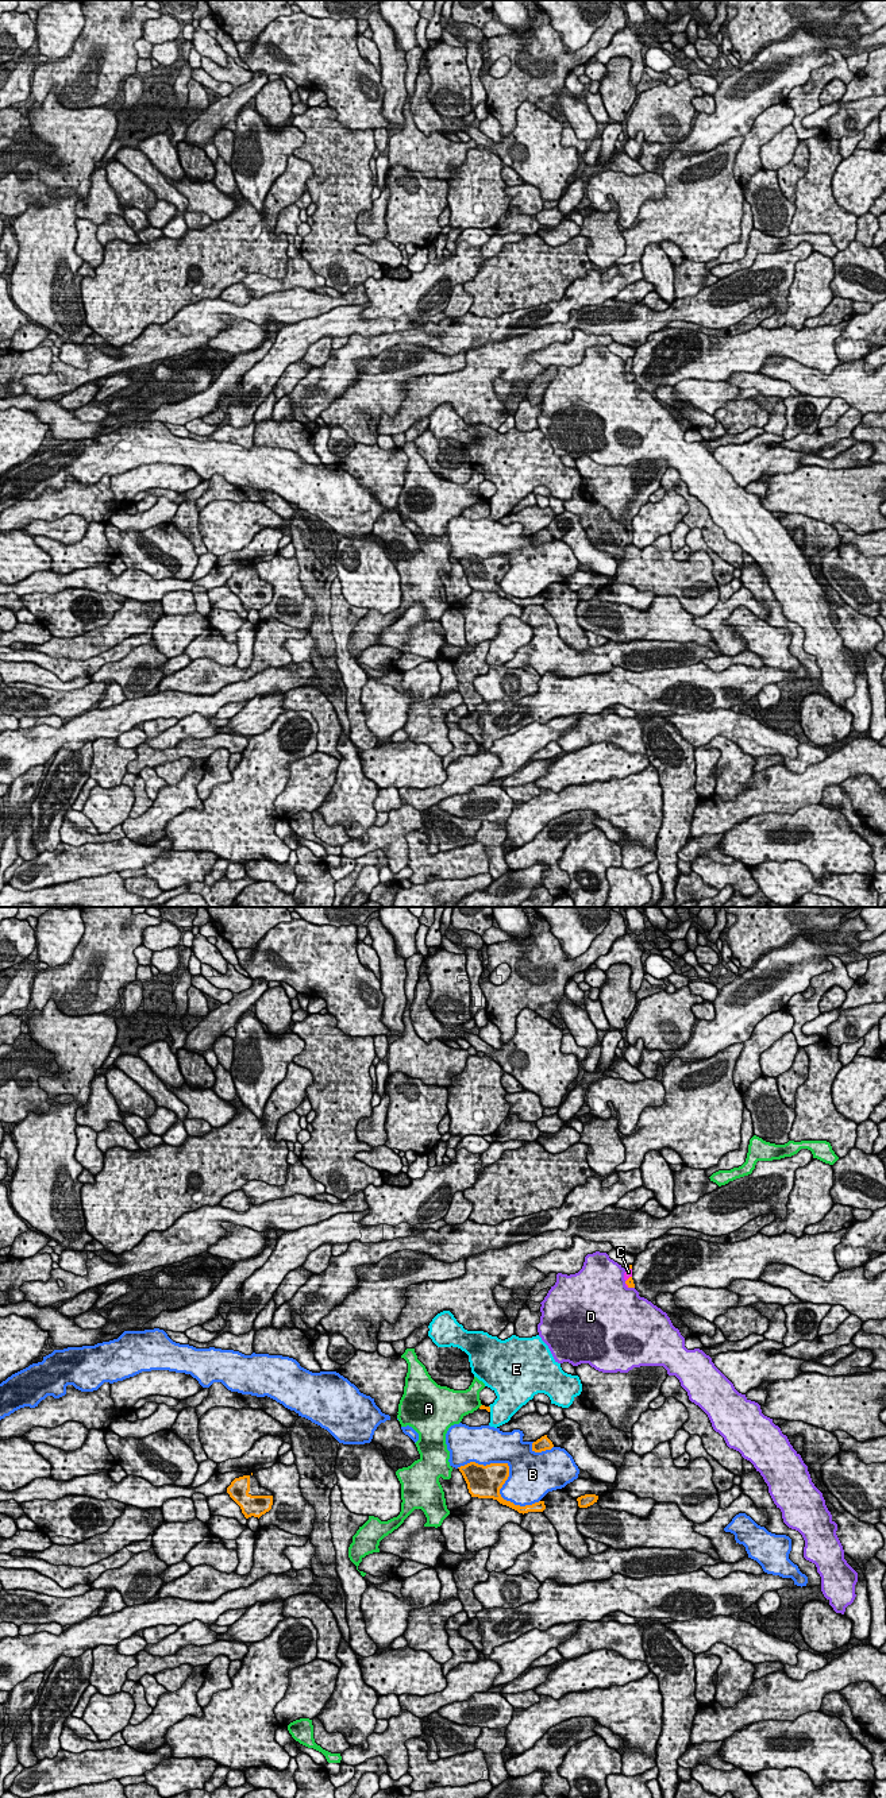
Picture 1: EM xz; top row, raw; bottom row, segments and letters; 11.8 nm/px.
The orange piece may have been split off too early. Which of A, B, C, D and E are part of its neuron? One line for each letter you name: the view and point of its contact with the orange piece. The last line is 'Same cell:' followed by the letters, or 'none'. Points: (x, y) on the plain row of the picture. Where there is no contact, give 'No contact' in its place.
C: Touches orange at xz (626, 374)
Same cell: C

